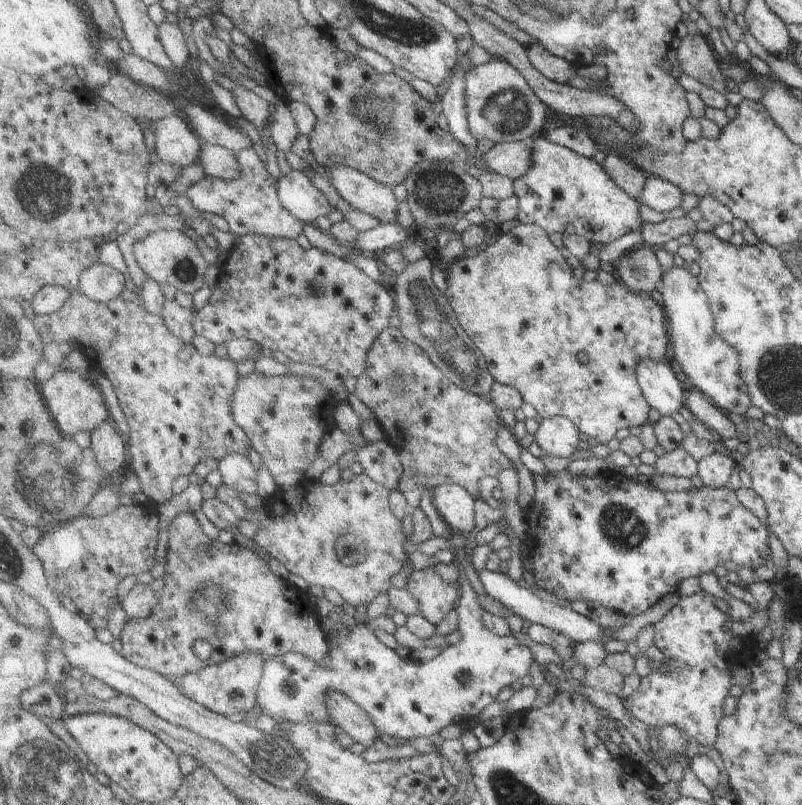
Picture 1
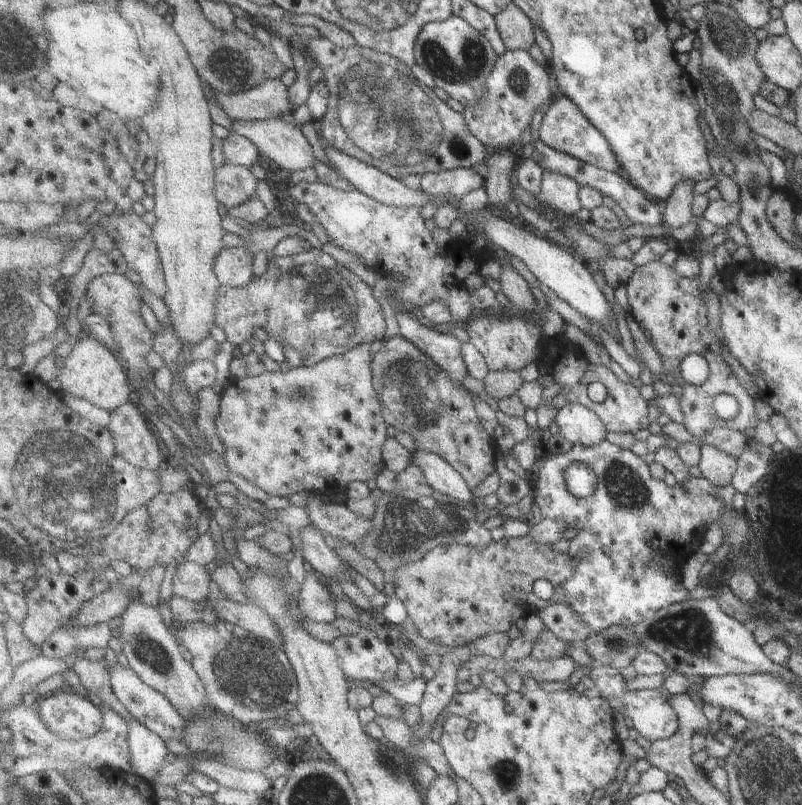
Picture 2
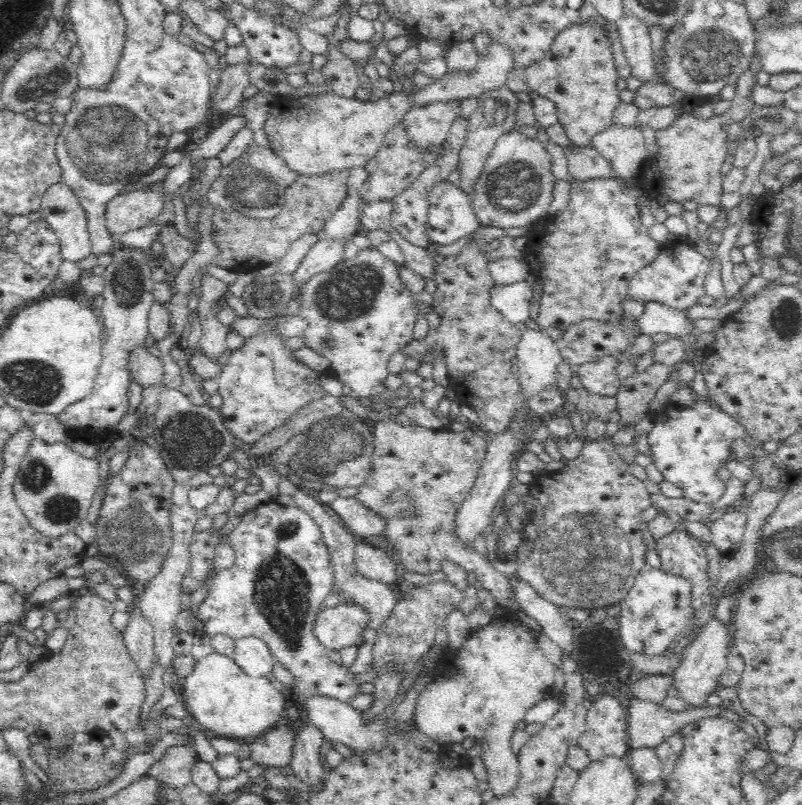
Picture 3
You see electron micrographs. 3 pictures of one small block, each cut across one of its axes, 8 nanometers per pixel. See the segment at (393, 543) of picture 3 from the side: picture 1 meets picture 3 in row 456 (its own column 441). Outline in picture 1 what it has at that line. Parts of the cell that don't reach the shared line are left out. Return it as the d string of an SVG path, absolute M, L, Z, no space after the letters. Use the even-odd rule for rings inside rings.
M391 326L382 331L381 338L369 352L368 370L360 377L357 395L376 415L376 420L386 433L385 439L398 448L401 461L405 464L400 490L415 510L421 508L425 489L434 491L442 485L462 485L476 500L482 499L482 478L495 476L498 479L502 471L514 467L514 462L500 450L499 430L504 423L500 419L498 406L490 398L482 397L476 390L456 386L442 369L430 360L426 349L414 344L400 326Z

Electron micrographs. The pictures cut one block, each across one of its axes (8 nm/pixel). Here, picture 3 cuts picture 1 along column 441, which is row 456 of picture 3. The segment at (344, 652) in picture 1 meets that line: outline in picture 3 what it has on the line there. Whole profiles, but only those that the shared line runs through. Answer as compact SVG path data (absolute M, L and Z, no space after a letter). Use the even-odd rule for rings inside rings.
M696 390L692 404L668 402L660 413L651 417L647 441L650 444L652 460L665 479L682 489L684 497L696 502L716 503L726 490L718 470L724 468L735 453L734 440L746 436L744 429L728 414L710 406Z

